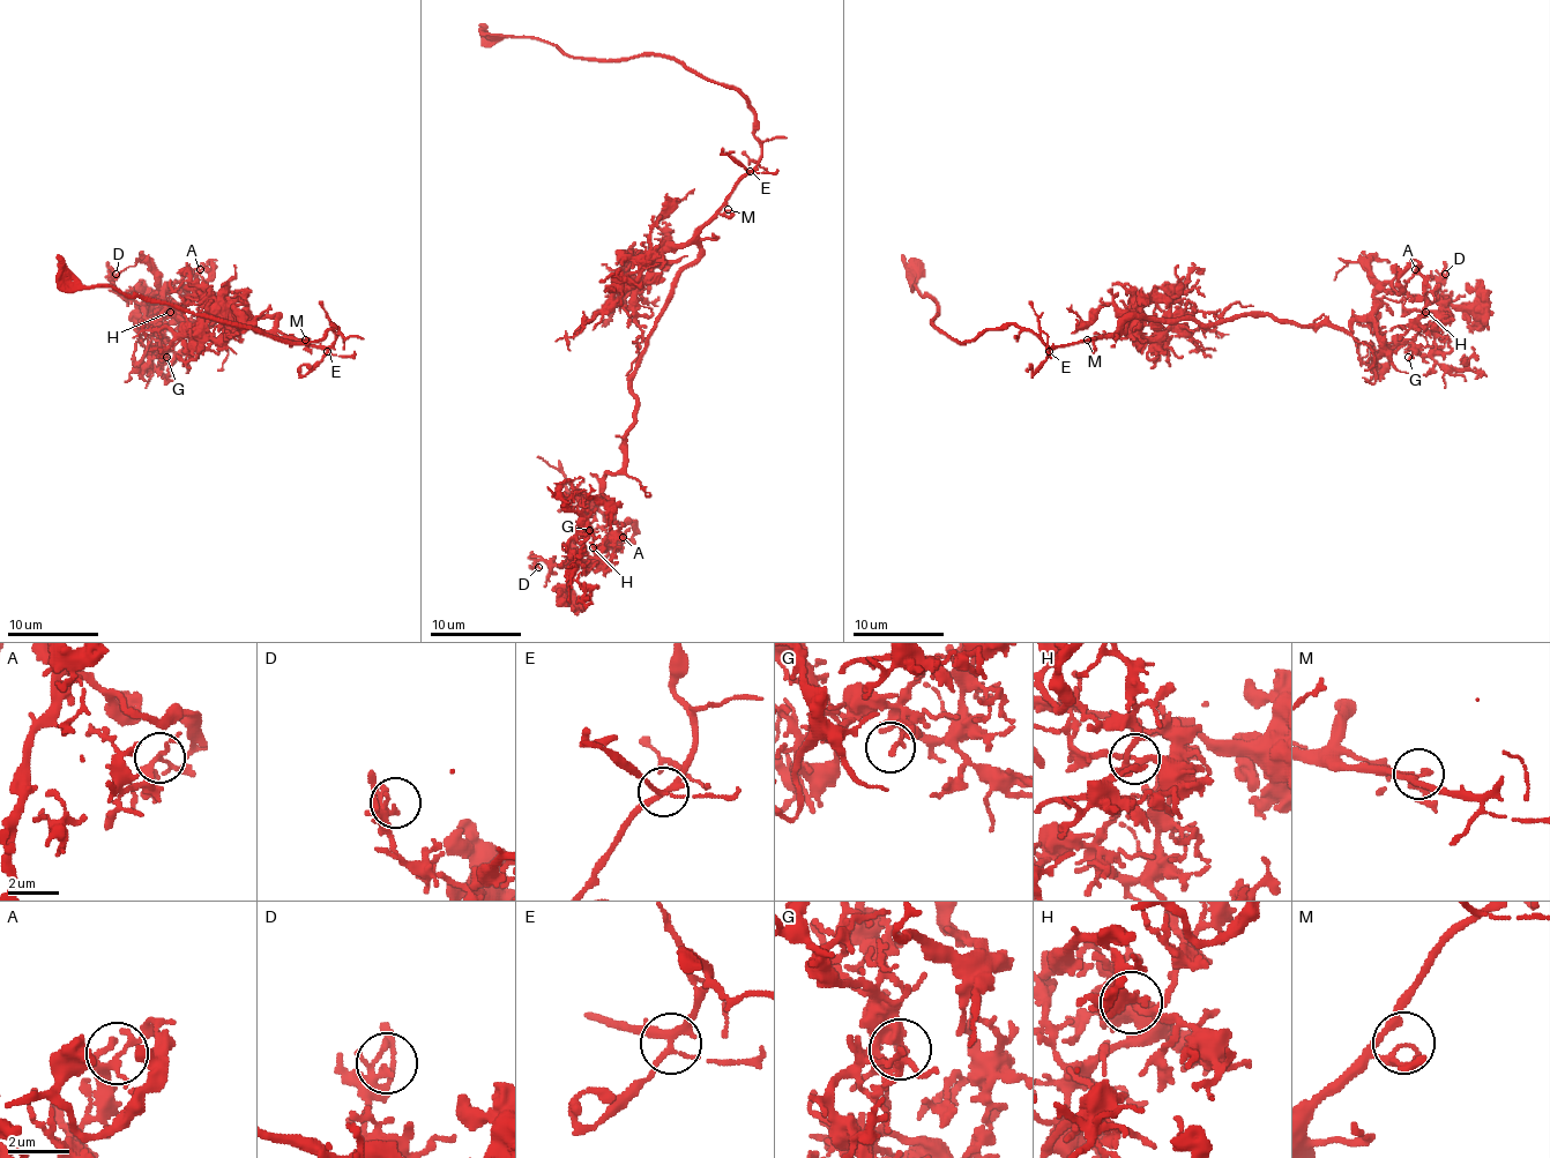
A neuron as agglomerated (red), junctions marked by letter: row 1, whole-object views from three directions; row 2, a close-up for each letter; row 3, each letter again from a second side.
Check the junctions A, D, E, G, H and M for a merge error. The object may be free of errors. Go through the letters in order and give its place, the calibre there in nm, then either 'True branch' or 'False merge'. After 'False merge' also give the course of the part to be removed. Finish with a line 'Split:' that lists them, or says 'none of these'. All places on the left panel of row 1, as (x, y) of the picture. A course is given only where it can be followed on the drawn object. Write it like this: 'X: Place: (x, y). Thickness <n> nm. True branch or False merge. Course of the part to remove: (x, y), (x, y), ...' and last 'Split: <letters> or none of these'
A: Place: (200, 269). Thickness 160 nm. False merge. Course of the part to remove: (200, 269), (184, 305), (162, 326), (159, 349), (153, 359), (143, 364), (153, 340), (162, 346)
D: Place: (116, 274). Thickness 150 nm. True branch
E: Place: (327, 351). Thickness 220 nm. True branch
G: Place: (166, 357). Thickness 130 nm. True branch
H: Place: (170, 312). Thickness 190 nm. True branch
M: Place: (305, 340). Thickness 180 nm. True branch
Split: A

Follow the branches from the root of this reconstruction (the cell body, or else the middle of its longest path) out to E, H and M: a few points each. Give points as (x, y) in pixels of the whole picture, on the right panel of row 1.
E: (1115, 333), (1053, 346), (1049, 351)
H: (1115, 333), (1133, 316), (1215, 323), (1246, 314), (1349, 333), (1387, 293), (1396, 293), (1408, 309), (1426, 312)
M: (1115, 333), (1087, 340)

